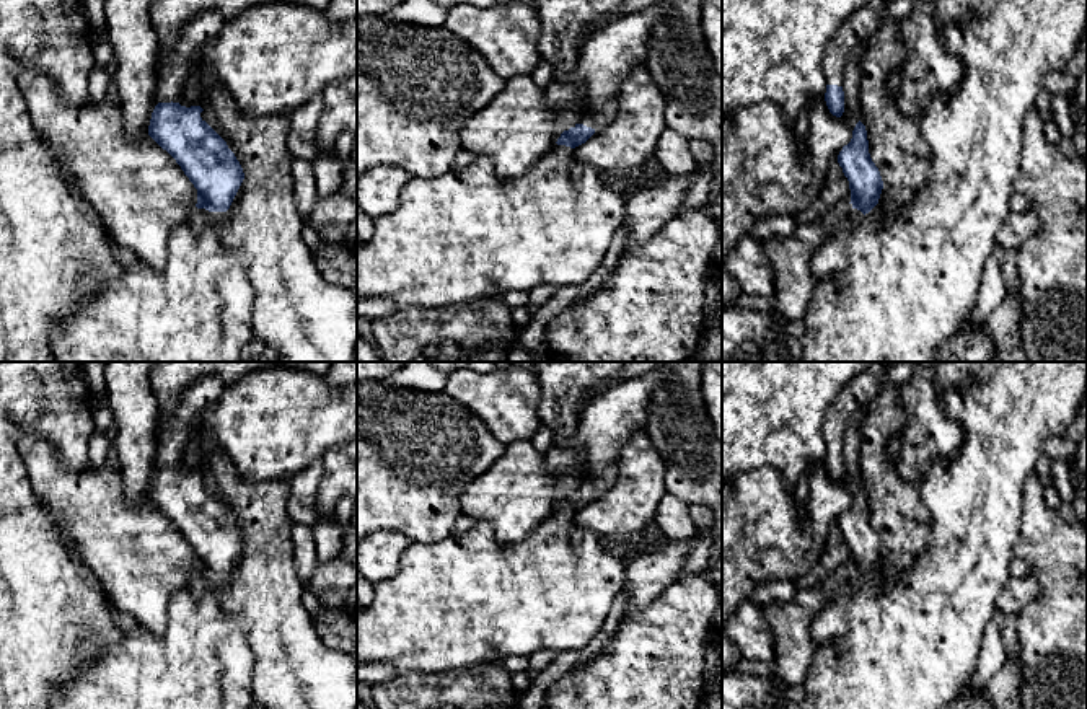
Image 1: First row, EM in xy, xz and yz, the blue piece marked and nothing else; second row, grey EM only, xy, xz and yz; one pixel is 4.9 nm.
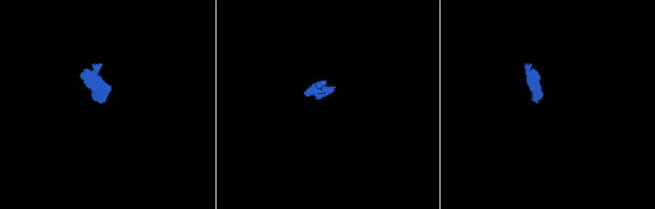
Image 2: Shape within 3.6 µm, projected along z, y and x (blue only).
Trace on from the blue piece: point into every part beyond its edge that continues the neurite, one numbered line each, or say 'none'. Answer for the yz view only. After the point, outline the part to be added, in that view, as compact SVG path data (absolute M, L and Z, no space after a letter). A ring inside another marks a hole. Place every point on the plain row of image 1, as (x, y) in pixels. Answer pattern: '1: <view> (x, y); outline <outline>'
1: yz (861, 391); outline M872 367L854 377L838 394L826 411L823 438L828 450L843 451L843 438L852 414L859 409L869 409L882 393L882 368Z
2: yz (830, 626); outline M851 574L836 583L831 592L830 601L823 611L810 624L810 637L816 644L816 649L833 645L839 650L839 642L847 636L847 608L852 598L857 595L864 579L857 574Z

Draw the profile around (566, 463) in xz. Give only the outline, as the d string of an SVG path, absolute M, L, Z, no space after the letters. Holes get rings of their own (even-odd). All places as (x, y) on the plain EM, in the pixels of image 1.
M658 363L649 373L624 380L596 394L580 412L577 430L579 448L551 447L546 453L546 468L564 484L583 484L588 478L600 478L606 466L618 463L623 445L640 430L645 430L649 404L654 390L660 385L665 368Z

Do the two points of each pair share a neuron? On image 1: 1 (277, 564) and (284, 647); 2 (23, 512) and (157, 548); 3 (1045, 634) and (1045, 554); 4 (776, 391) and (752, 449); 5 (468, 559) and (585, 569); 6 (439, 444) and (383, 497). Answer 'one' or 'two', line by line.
1: one
2: two
3: one
4: one
5: one
6: one

